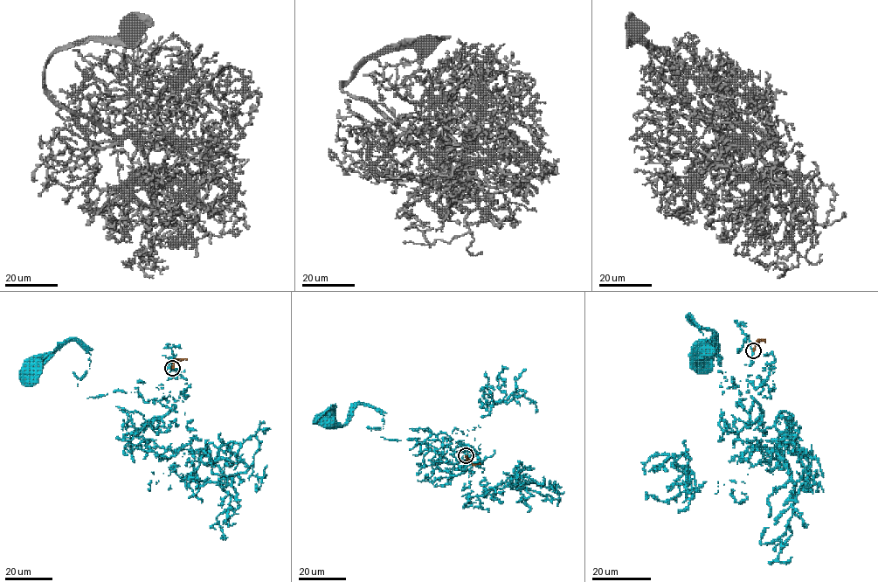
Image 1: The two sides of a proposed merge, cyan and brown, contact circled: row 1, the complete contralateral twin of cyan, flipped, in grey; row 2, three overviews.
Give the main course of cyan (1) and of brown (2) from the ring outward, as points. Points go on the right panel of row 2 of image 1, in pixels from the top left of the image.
1: (753, 350), (769, 464), (646, 492)
2: (753, 350), (760, 340), (763, 340)

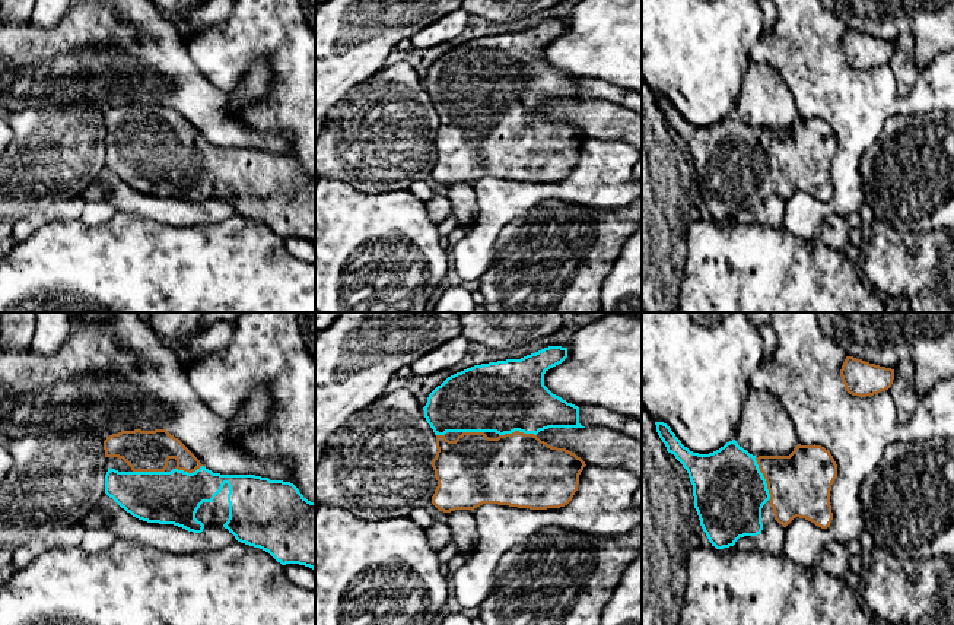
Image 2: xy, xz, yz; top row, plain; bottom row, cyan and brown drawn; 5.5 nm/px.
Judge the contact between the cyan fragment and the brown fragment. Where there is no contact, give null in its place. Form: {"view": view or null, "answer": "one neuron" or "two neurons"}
{"view": "yz", "answer": "one neuron"}

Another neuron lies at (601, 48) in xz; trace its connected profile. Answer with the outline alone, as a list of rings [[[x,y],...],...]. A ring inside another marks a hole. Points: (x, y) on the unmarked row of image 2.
[[[578,0],[567,31],[546,44],[544,58],[579,80],[582,99],[605,99],[642,114],[642,0]]]

